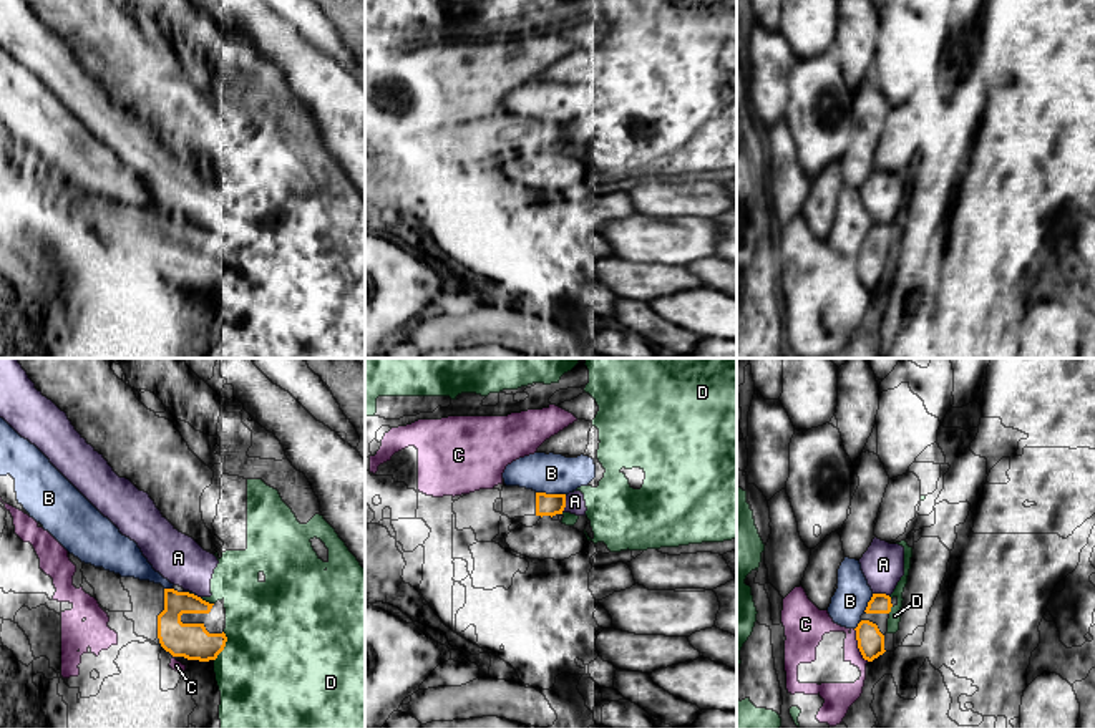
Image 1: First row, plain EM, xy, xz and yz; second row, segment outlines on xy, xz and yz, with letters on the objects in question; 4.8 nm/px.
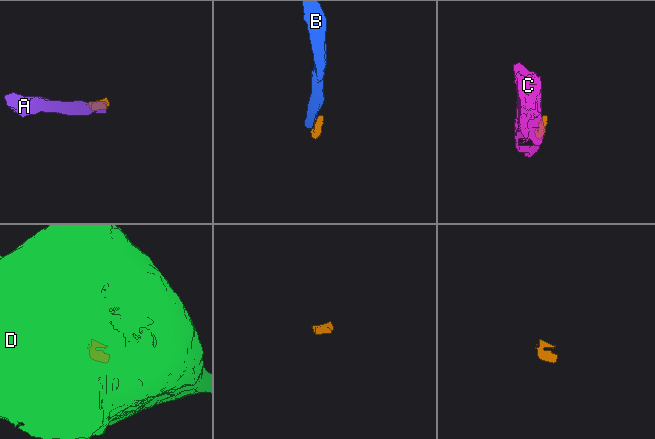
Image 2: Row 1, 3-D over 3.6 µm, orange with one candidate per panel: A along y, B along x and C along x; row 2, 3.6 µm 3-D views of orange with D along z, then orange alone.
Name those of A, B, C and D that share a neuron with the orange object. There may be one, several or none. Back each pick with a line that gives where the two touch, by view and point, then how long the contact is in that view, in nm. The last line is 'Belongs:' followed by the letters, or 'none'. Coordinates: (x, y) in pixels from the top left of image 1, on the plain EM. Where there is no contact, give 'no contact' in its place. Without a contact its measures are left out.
Belongs: none

